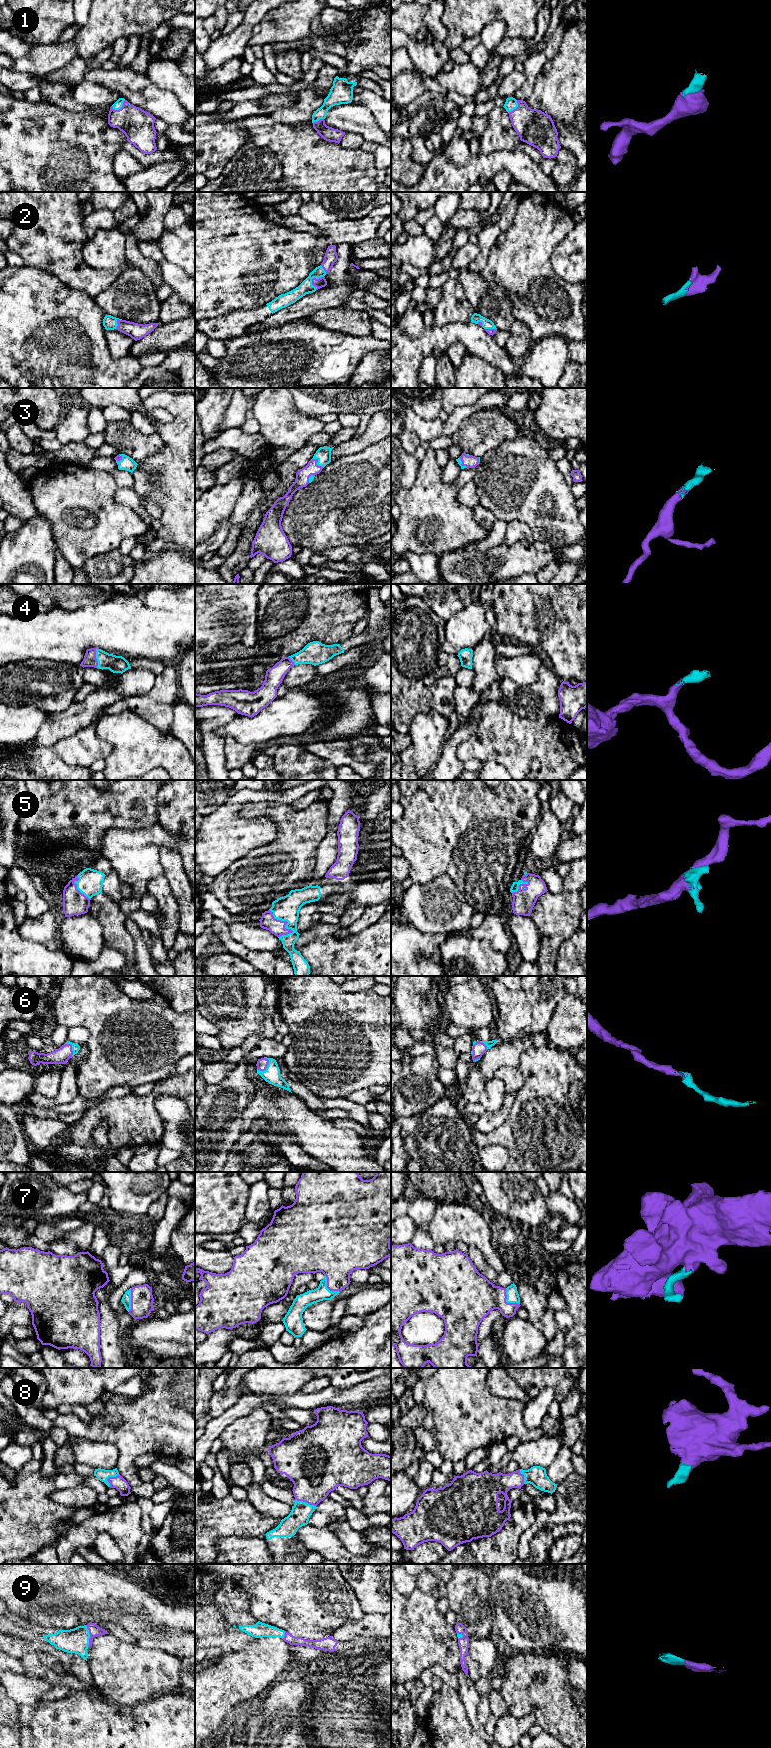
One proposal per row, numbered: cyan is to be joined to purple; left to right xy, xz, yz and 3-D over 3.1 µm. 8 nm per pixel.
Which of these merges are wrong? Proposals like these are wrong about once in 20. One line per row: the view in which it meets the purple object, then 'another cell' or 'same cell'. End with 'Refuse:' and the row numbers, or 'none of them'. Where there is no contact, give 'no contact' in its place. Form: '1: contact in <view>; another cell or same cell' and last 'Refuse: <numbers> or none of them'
1: contact in xy; same cell
2: contact in xz; same cell
3: contact in xz; same cell
4: contact in xy; same cell
5: contact in xz; same cell
6: contact in xz; same cell
7: contact in yz; same cell
8: contact in xz; same cell
9: contact in xy; same cell
Refuse: none of them

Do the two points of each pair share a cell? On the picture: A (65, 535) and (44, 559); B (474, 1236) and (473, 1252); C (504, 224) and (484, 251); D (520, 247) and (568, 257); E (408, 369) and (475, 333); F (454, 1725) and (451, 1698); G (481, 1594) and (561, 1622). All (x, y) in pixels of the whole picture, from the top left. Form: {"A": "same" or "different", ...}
{"A": "different", "B": "different", "C": "same", "D": "different", "E": "same", "F": "same", "G": "different"}

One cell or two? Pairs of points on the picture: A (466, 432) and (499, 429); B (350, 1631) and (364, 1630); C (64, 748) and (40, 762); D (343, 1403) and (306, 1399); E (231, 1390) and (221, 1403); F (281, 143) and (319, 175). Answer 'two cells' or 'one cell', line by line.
A: one cell
B: one cell
C: two cells
D: one cell
E: one cell
F: one cell

